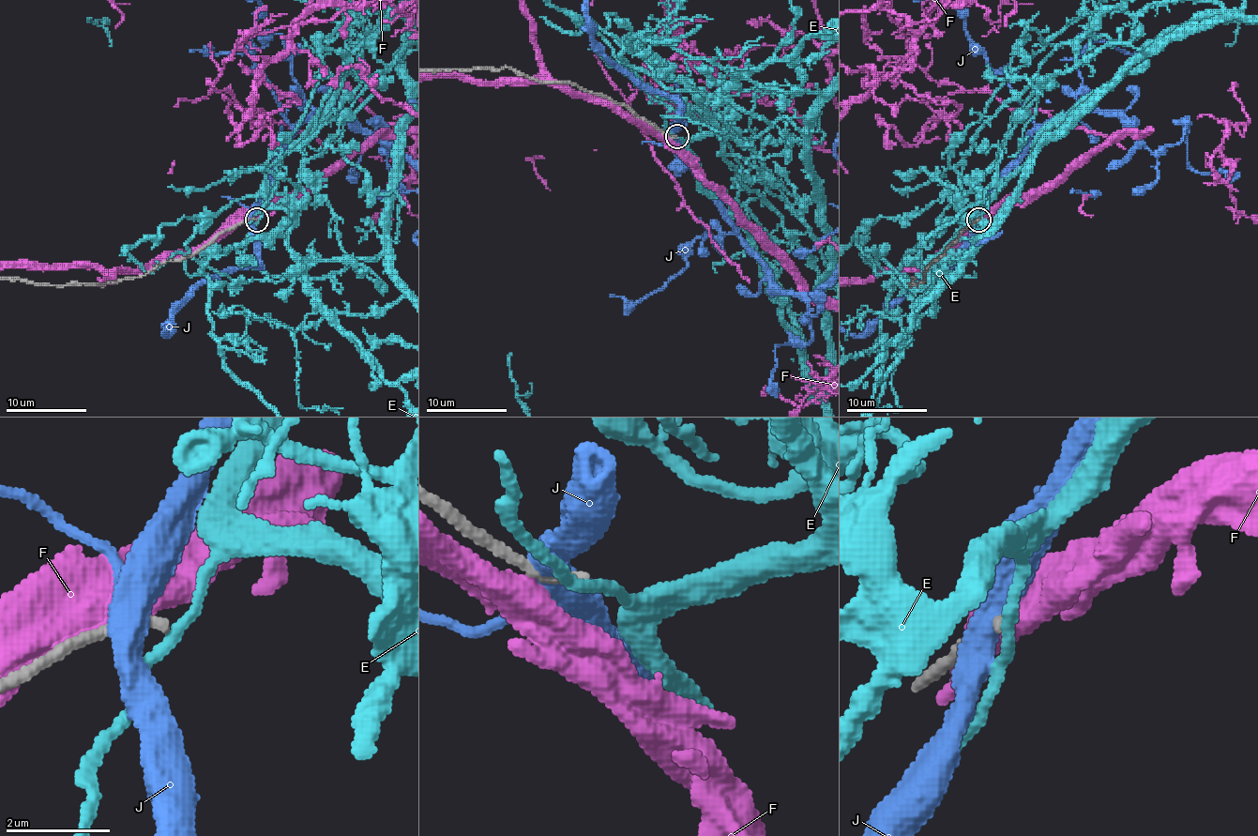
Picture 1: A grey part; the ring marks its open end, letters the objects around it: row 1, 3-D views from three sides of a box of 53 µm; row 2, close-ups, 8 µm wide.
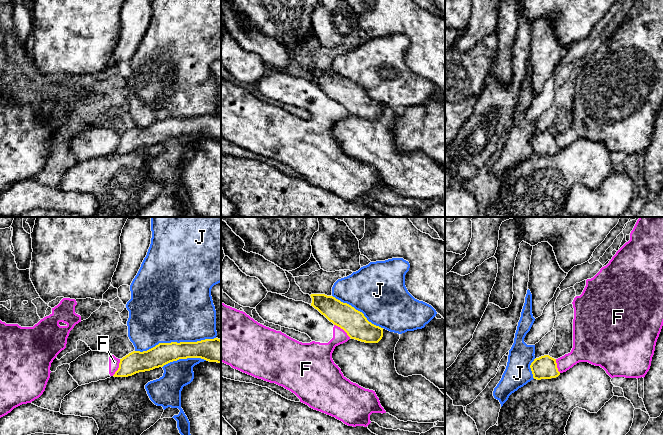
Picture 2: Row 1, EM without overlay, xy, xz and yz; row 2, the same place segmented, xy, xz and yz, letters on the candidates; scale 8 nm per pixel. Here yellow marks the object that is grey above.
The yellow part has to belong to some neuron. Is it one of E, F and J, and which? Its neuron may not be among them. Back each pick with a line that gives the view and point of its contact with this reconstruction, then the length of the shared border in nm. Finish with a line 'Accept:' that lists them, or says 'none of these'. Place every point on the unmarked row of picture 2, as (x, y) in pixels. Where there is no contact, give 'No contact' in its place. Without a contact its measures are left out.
Accept: none of these

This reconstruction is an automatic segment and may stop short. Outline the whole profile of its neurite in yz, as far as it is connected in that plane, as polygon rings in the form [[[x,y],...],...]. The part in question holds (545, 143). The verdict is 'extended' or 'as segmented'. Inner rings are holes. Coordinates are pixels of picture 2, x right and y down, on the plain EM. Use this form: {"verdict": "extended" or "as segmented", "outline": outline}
{"verdict": "as segmented", "outline": [[[544,131],[534,135],[530,144],[533,154],[537,156],[556,154],[560,151],[556,135],[550,133],[549,131]]]}

